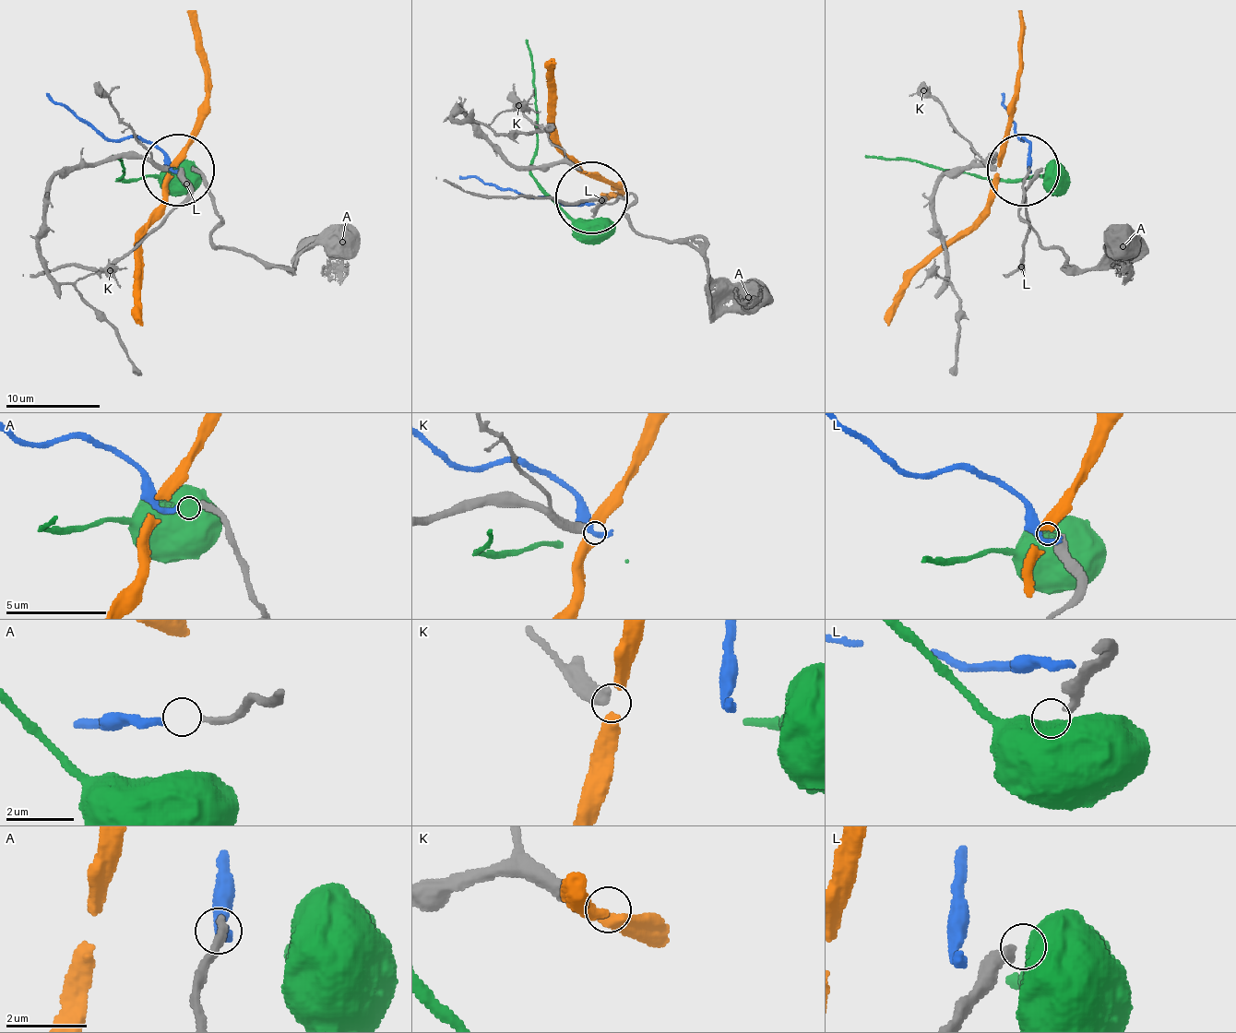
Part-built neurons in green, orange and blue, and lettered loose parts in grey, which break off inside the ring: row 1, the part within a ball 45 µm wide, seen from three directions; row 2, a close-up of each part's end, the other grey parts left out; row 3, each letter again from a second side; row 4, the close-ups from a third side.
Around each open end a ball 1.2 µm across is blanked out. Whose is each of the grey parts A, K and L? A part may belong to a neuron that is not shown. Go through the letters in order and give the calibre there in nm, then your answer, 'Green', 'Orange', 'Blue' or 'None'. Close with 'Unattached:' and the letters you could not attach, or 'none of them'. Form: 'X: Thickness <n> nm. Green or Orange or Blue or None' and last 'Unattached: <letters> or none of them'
A: Thickness 240 nm. Blue
K: Thickness 380 nm. None
L: Thickness 400 nm. None
Unattached: K, L

